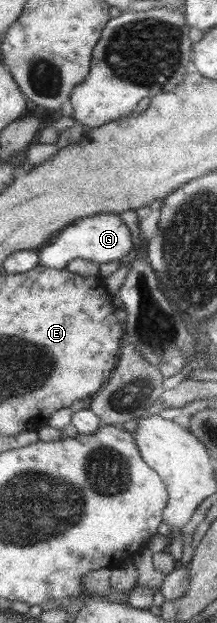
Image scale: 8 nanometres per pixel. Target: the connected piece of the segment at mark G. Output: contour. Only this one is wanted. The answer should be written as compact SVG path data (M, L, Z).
M100 213L74 220L72 224L62 229L52 244L44 246L39 251L39 264L46 265L48 268L61 269L66 268L72 259L86 259L100 265L113 260L127 260L134 251L130 229L122 219L115 213Z

